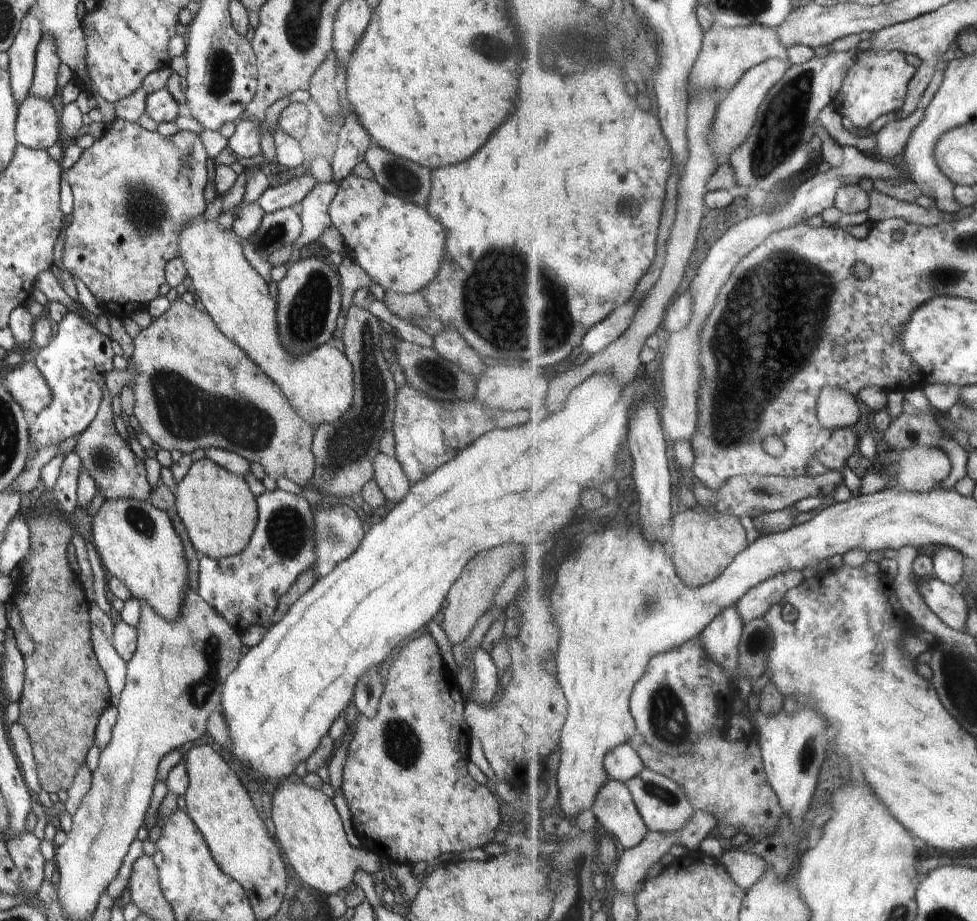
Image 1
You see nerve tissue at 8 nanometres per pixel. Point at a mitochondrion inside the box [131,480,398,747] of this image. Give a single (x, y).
(285, 529)

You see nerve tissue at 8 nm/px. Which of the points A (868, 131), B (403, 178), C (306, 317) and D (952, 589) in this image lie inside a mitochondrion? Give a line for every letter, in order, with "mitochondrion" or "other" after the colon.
A: other
B: mitochondrion
C: mitochondrion
D: other

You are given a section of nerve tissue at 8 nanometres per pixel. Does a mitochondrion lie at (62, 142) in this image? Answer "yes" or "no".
no

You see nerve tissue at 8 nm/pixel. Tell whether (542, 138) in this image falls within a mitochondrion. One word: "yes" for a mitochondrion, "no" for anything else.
yes

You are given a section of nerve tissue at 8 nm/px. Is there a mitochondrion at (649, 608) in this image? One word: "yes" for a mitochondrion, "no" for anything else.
yes

